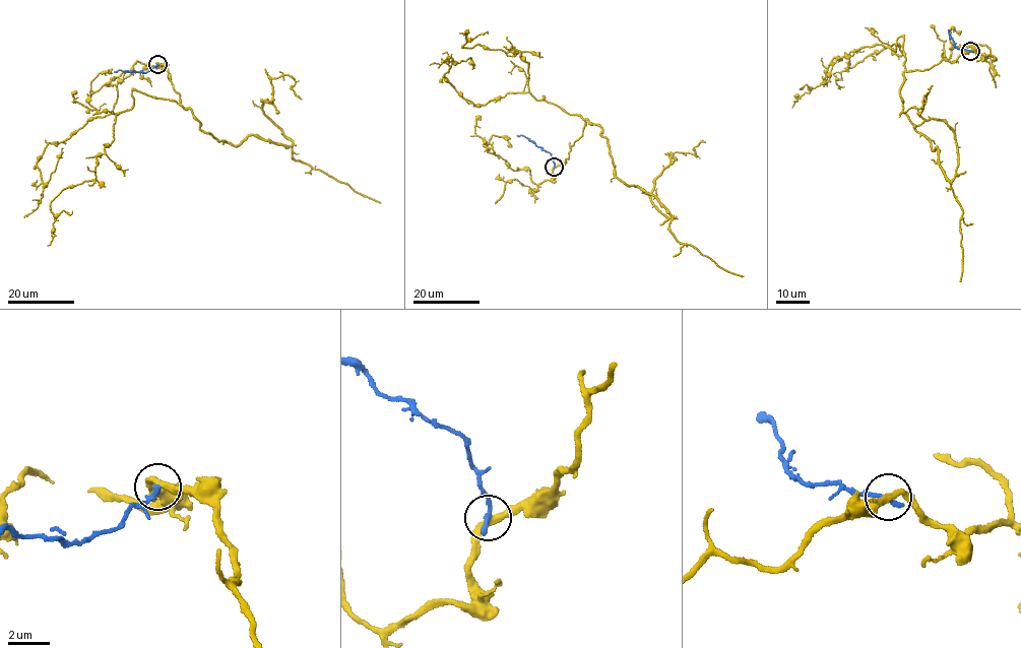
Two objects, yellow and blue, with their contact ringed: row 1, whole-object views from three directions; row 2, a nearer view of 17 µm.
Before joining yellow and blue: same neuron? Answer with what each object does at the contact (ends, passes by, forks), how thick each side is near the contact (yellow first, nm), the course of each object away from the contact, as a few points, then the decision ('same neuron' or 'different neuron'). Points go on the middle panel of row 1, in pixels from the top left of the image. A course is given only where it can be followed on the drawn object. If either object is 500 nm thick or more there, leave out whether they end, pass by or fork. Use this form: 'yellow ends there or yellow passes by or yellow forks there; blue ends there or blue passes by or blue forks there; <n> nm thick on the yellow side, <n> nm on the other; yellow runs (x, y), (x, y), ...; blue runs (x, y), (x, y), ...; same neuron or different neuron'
yellow passes by; blue ends there; 280 nm thick on the yellow side, 300 nm on the other; yellow runs (554, 167), (586, 120), (618, 178), (672, 217), (650, 199), (654, 181), (676, 151), (696, 156), (705, 142); blue runs (554, 166), (549, 152), (524, 135), (517, 135); different neuron

